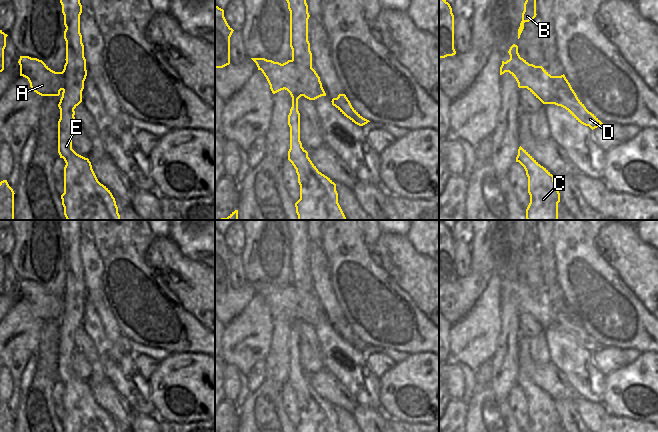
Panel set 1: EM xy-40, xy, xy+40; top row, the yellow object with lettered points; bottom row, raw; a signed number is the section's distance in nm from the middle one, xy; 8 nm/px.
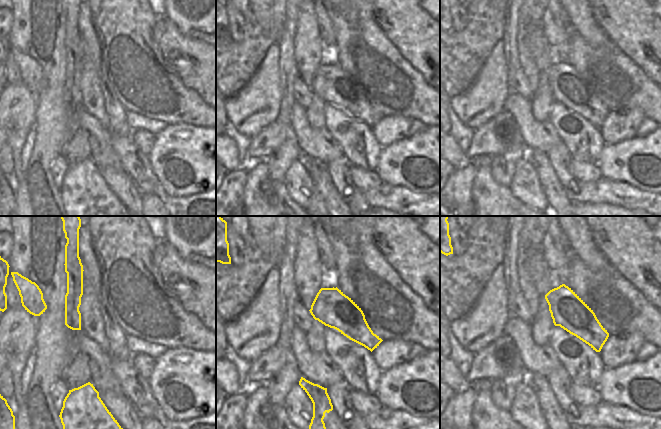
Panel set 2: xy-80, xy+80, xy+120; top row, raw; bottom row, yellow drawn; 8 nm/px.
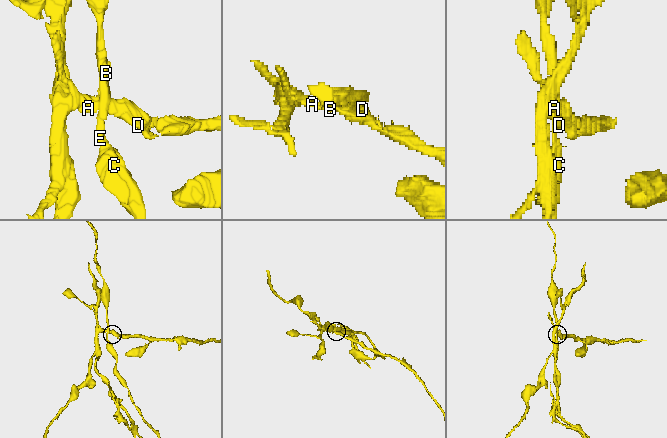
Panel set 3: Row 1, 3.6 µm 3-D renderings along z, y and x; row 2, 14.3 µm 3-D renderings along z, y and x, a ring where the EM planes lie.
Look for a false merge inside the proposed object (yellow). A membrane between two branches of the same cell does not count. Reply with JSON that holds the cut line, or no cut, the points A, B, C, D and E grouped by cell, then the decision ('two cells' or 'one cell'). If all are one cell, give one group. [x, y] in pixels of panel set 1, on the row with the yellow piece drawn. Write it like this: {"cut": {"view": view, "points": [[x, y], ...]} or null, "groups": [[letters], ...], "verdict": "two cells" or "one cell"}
{"cut": {"view": "xy", "points": [[292, 59], [303, 67], [311, 68]]}, "groups": [["A", "D"], ["B", "C", "E"]], "verdict": "two cells"}

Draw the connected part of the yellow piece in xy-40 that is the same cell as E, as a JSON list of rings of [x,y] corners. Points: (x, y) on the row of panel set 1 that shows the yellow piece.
[[[60,0],[64,15],[64,39],[66,41],[66,63],[63,73],[66,87],[63,88],[62,97],[58,104],[60,119],[58,121],[58,153],[66,165],[64,167],[64,193],[61,195],[64,215],[67,220],[121,220],[115,198],[110,190],[101,184],[93,169],[91,162],[77,154],[72,149],[72,135],[76,129],[74,109],[82,102],[82,91],[86,79],[86,59],[84,45],[80,33],[80,15],[82,5],[80,0]]]

